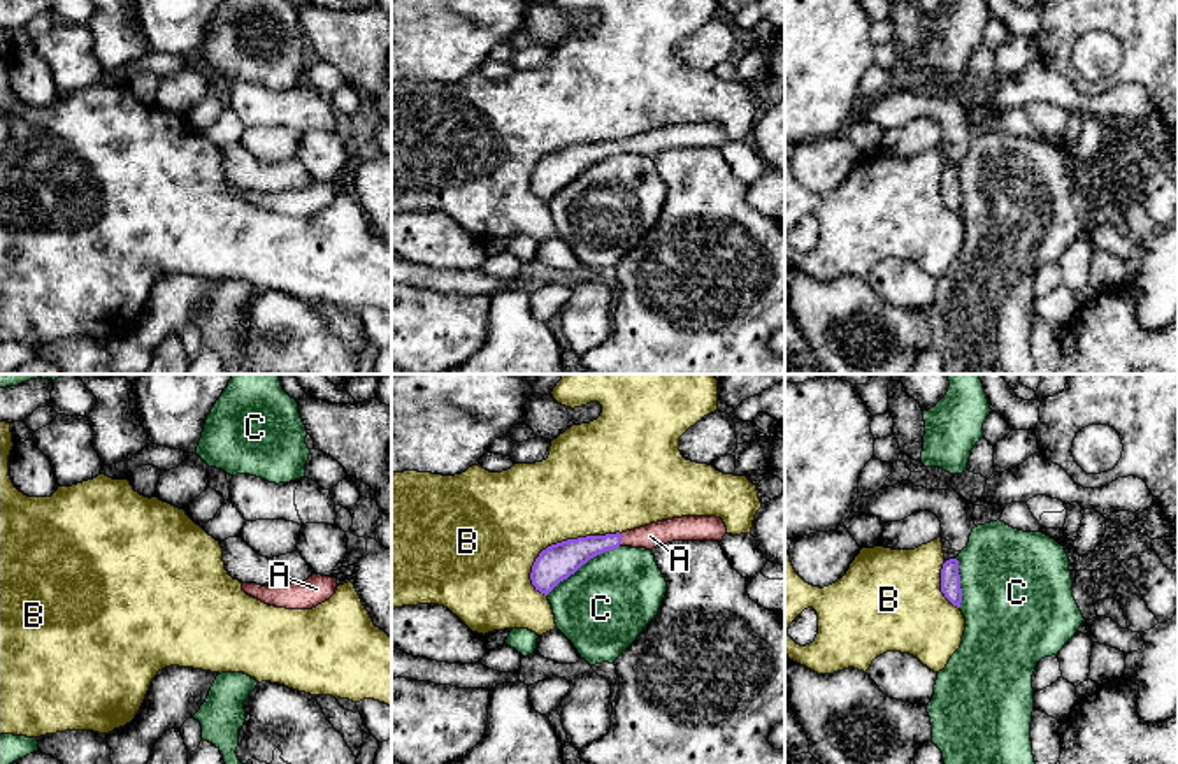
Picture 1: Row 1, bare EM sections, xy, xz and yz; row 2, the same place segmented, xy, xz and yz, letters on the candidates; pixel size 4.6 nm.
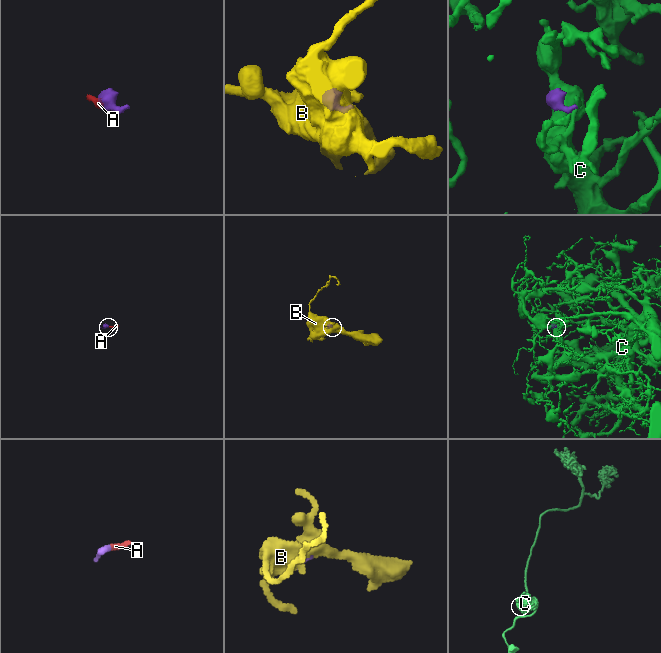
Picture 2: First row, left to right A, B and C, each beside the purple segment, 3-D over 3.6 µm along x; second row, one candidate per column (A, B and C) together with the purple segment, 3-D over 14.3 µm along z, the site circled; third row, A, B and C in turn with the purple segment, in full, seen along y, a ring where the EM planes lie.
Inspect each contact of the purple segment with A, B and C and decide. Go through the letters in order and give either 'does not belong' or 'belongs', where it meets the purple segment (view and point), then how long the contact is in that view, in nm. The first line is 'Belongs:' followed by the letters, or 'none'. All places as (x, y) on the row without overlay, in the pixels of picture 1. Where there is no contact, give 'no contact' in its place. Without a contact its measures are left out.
Belongs: A
A: belongs; contact xz (620, 146); length 60 nm
B: does not belong; contact xz (564, 148); length 480 nm
C: does not belong; contact xz (581, 171); length 400 nm

